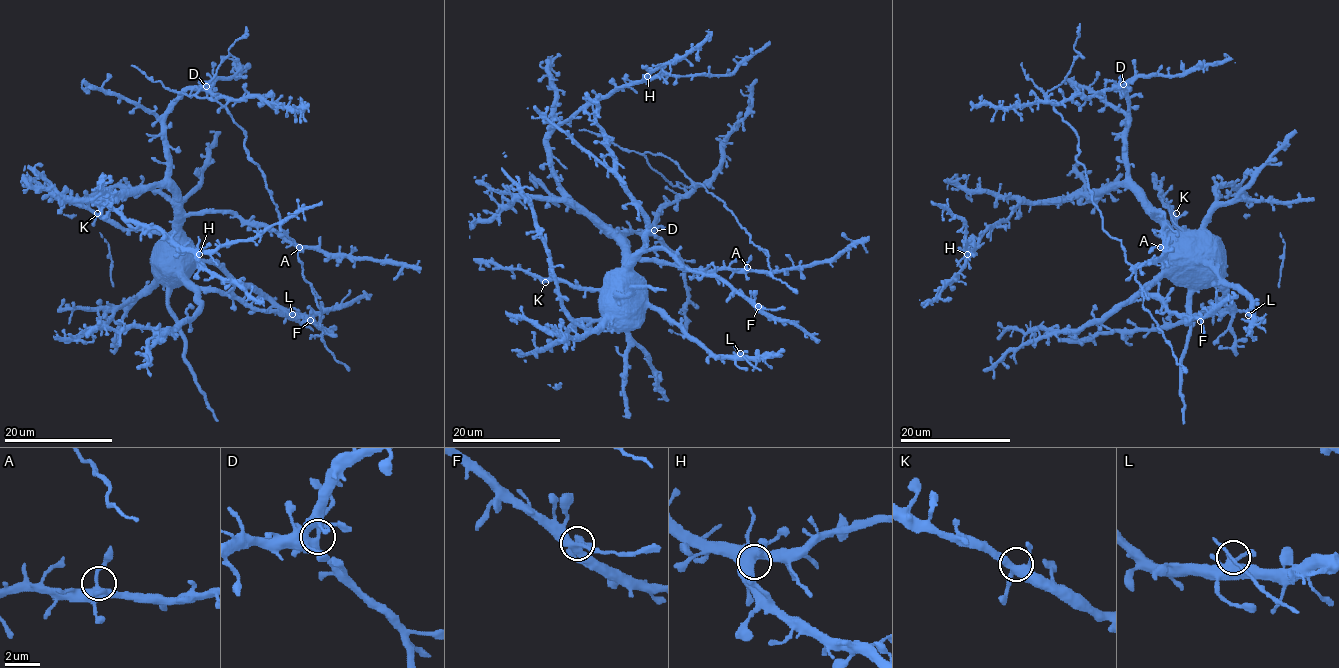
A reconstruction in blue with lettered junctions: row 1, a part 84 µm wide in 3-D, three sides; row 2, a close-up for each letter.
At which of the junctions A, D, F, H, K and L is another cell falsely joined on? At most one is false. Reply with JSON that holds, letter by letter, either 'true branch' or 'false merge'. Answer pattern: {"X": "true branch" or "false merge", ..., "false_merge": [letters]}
{"A": "true branch", "D": "true branch", "F": "false merge", "H": "true branch", "K": "true branch", "L": "true branch", "false_merge": ["F"]}

